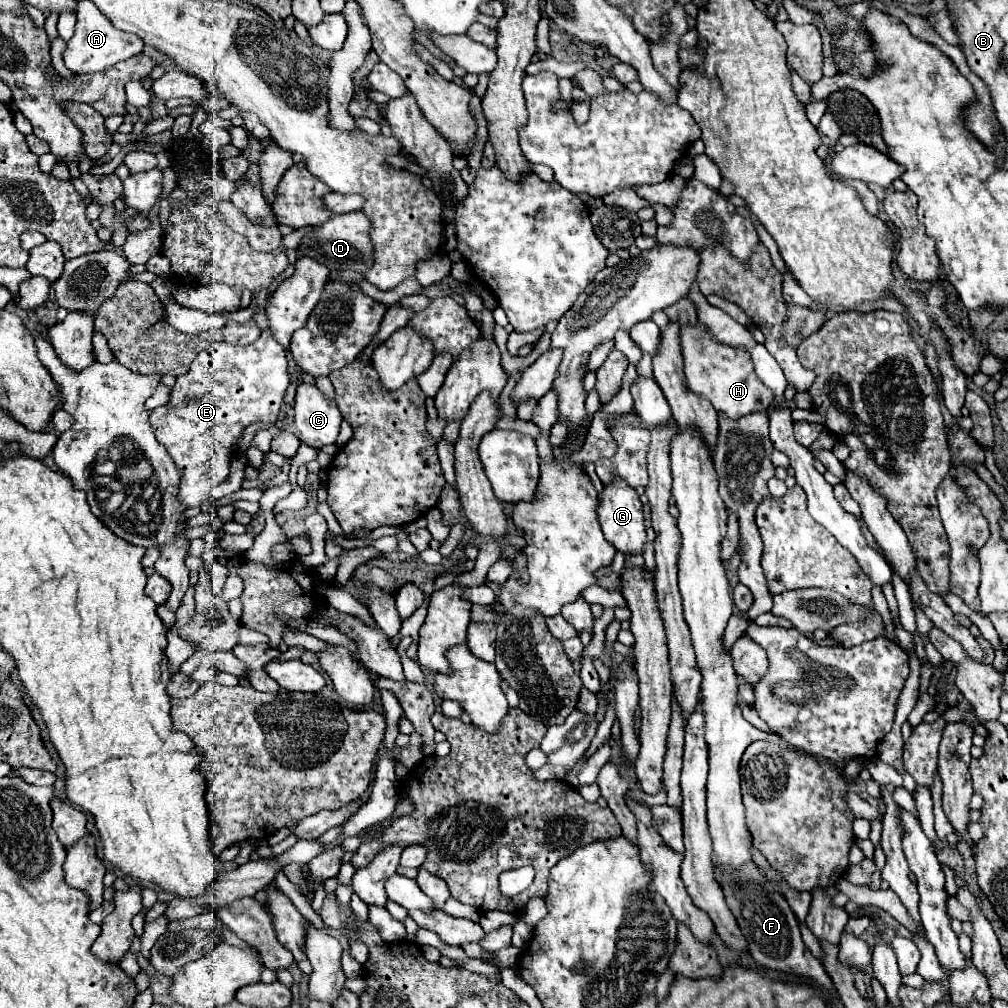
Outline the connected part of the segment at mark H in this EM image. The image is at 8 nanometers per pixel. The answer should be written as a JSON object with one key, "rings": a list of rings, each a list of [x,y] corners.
{"rings":[[[699,323],[695,327],[681,327],[679,339],[685,379],[693,393],[705,397],[719,413],[725,413],[731,419],[769,409],[773,403],[773,393],[755,377],[753,361],[745,349],[733,349],[711,341],[707,329]]]}

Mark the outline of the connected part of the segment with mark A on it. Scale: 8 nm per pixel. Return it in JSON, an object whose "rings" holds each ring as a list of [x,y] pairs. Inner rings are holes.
{"rings":[[[79,1],[77,9],[77,25],[75,25],[75,35],[67,41],[67,49],[63,53],[65,67],[71,69],[75,75],[85,75],[85,73],[97,73],[105,71],[117,61],[125,61],[137,53],[143,51],[143,41],[133,35],[119,31],[91,1]]]}

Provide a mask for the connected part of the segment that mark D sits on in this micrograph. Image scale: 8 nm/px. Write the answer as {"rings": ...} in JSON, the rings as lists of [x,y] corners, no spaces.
{"rings":[[[361,211],[343,213],[329,217],[323,225],[313,227],[299,243],[299,251],[305,257],[327,265],[329,269],[353,269],[353,271],[367,271],[373,265],[373,245],[369,239],[369,219]]]}

